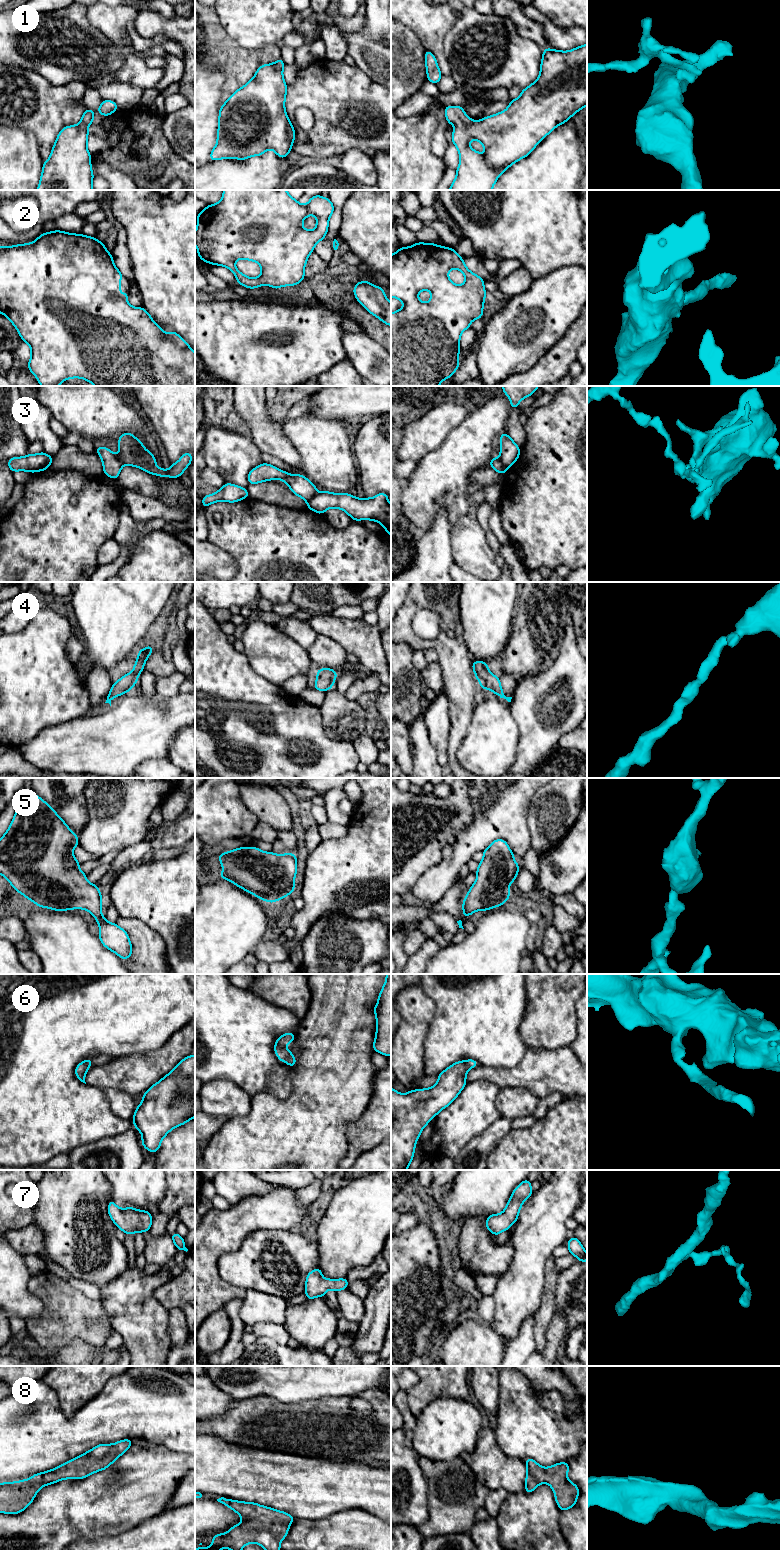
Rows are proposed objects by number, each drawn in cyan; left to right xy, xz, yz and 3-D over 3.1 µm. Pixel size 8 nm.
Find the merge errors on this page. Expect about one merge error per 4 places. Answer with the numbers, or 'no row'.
3

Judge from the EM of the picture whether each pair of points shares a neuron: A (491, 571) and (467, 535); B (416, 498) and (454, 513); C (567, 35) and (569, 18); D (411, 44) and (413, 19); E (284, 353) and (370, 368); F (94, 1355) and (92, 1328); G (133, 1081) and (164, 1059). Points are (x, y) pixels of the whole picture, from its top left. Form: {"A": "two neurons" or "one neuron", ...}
{"A": "one neuron", "B": "one neuron", "C": "two neurons", "D": "two neurons", "E": "two neurons", "F": "two neurons", "G": "one neuron"}

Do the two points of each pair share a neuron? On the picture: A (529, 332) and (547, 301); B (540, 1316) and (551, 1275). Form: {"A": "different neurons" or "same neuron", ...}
{"A": "same neuron", "B": "same neuron"}

